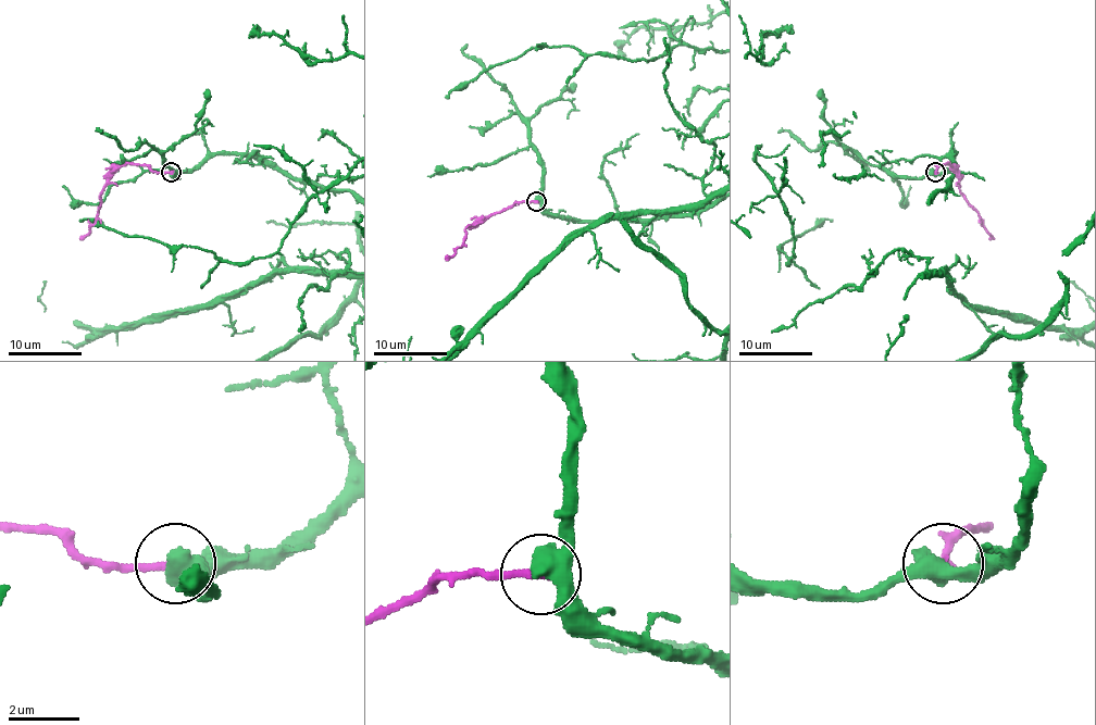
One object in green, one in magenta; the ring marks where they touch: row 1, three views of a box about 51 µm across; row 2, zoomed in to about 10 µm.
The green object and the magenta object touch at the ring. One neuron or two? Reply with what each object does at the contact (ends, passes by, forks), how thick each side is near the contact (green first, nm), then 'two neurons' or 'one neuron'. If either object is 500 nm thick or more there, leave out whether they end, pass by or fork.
calibres 550 and 280 nm; one neuron

